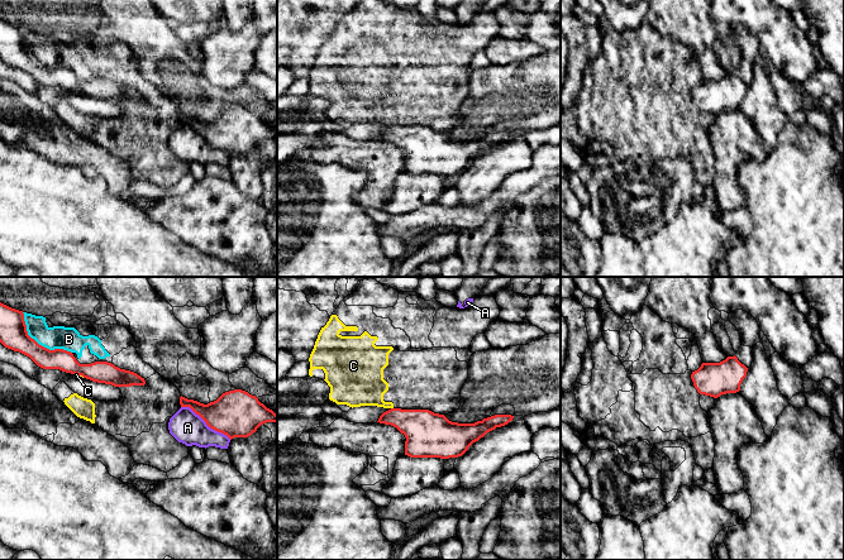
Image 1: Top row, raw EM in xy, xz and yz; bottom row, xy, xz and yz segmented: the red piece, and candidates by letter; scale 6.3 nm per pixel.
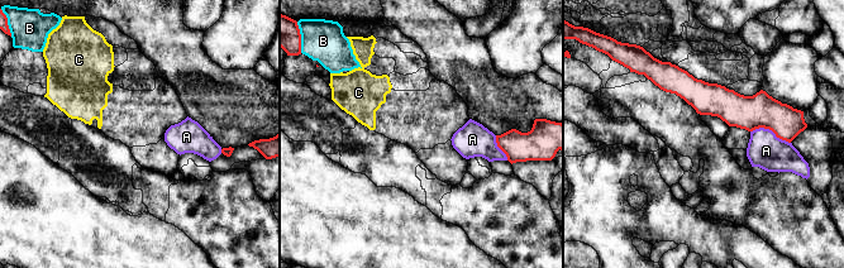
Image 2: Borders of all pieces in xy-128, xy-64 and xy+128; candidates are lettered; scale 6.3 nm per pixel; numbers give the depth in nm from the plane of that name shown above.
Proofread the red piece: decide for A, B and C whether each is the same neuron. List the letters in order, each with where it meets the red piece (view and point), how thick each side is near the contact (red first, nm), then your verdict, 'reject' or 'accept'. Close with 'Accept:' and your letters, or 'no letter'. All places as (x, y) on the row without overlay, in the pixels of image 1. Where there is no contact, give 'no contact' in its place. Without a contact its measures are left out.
A: contact xy (206, 140); calibres 300 and 200 nm; reject
B: contact xy (38, 61); calibres 180 and 150 nm; reject
C: contact xy (80, 91); calibres 140 and 20 nm; reject
Accept: no letter

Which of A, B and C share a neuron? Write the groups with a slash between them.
A / B C

